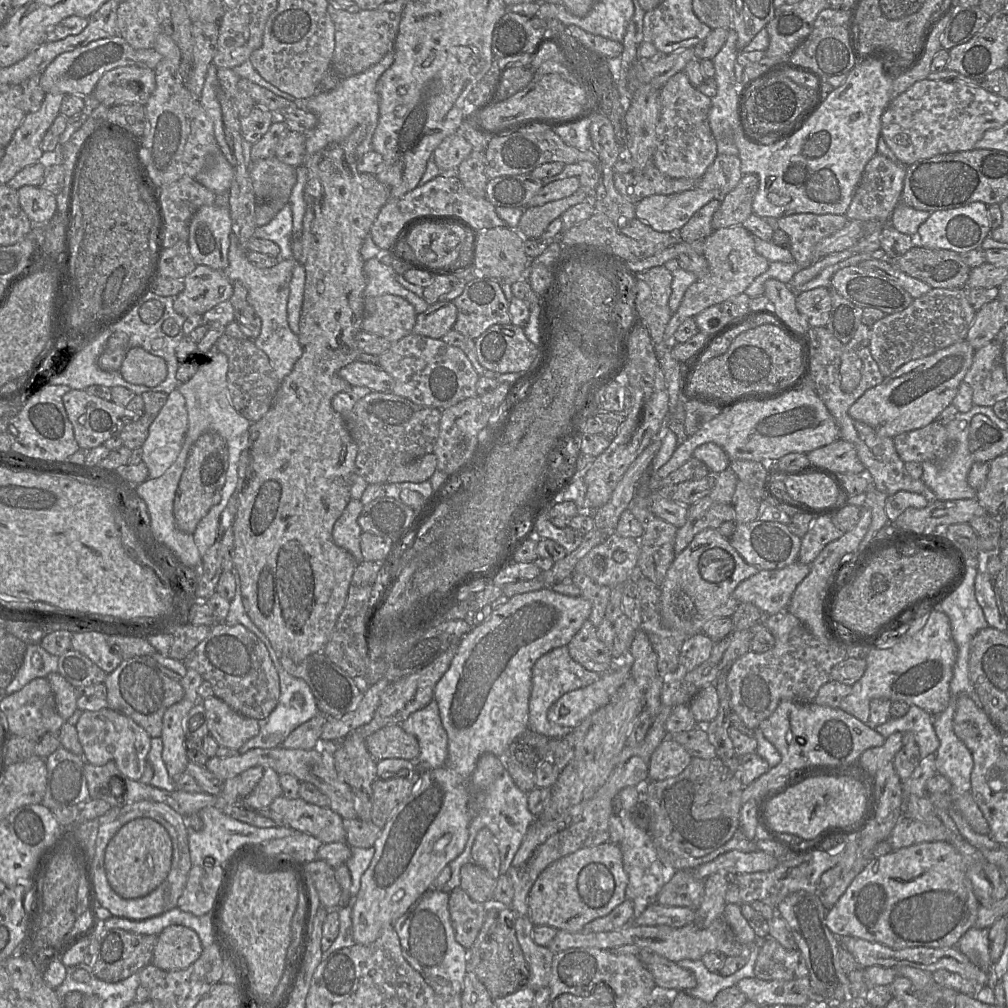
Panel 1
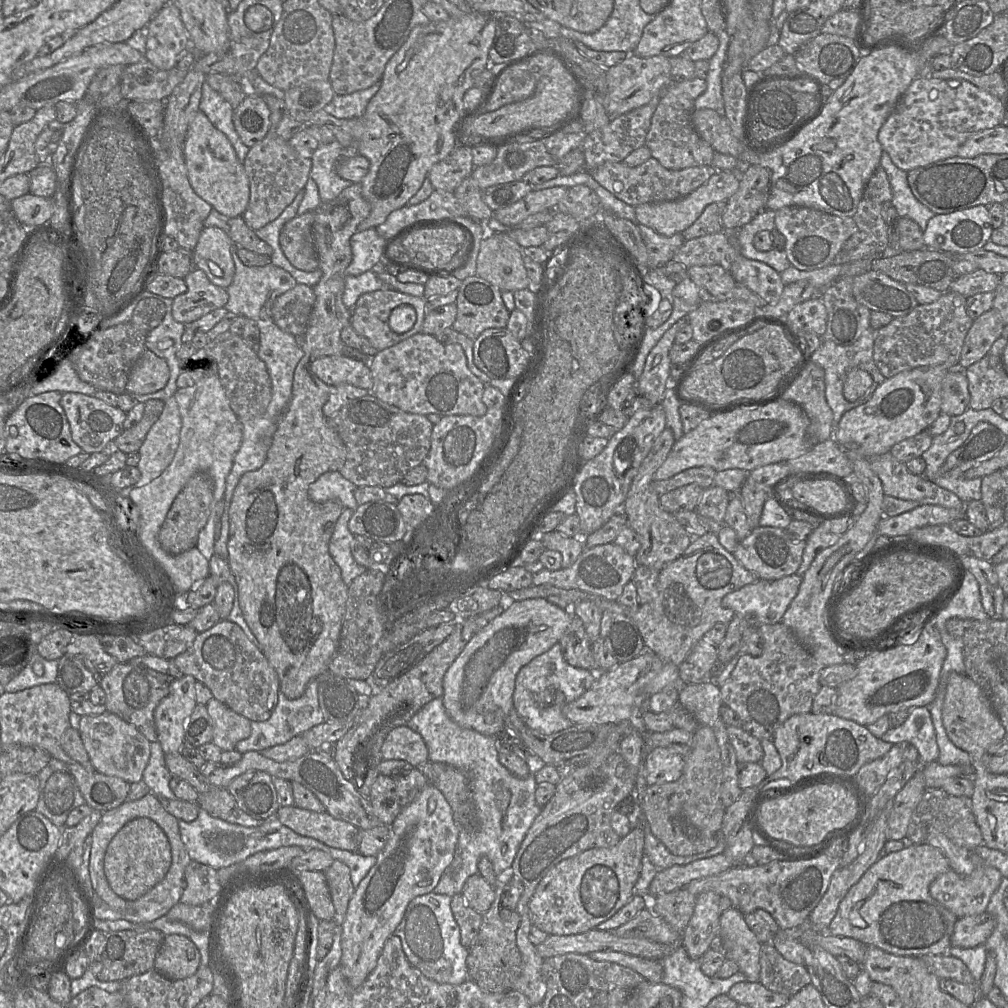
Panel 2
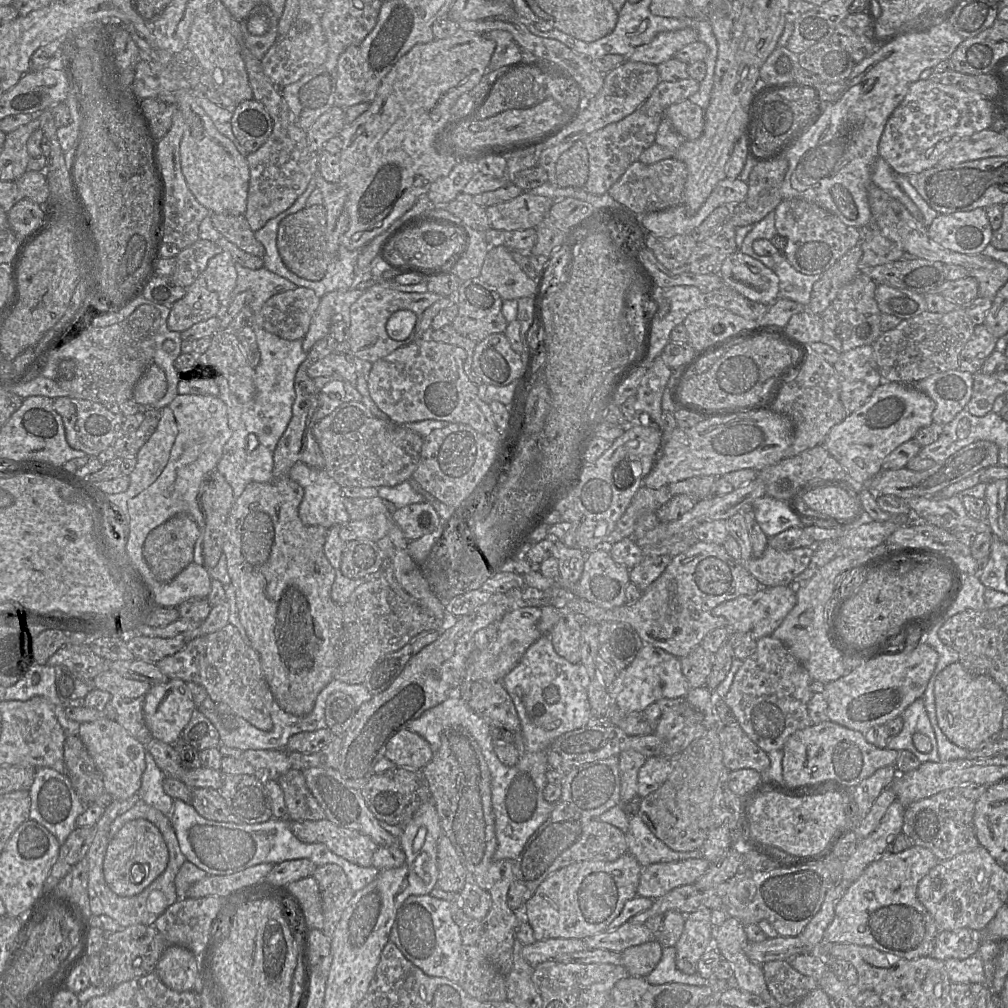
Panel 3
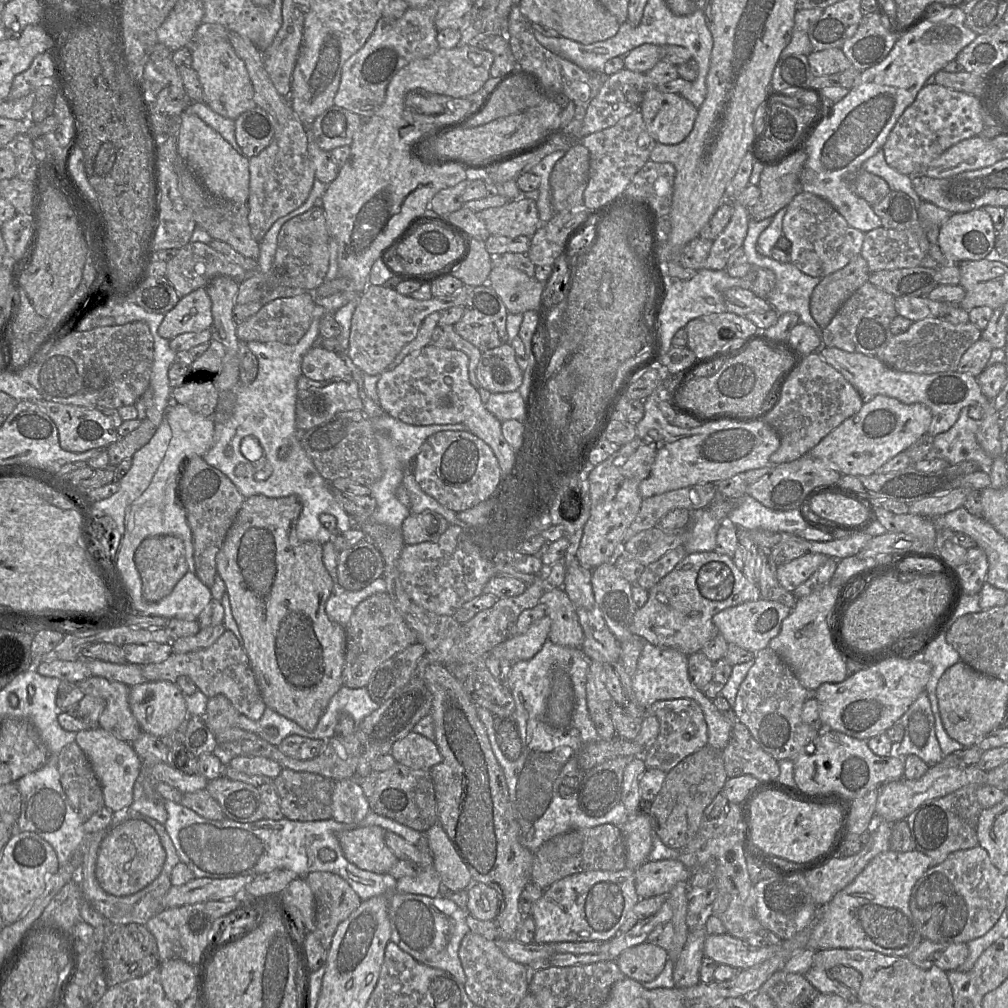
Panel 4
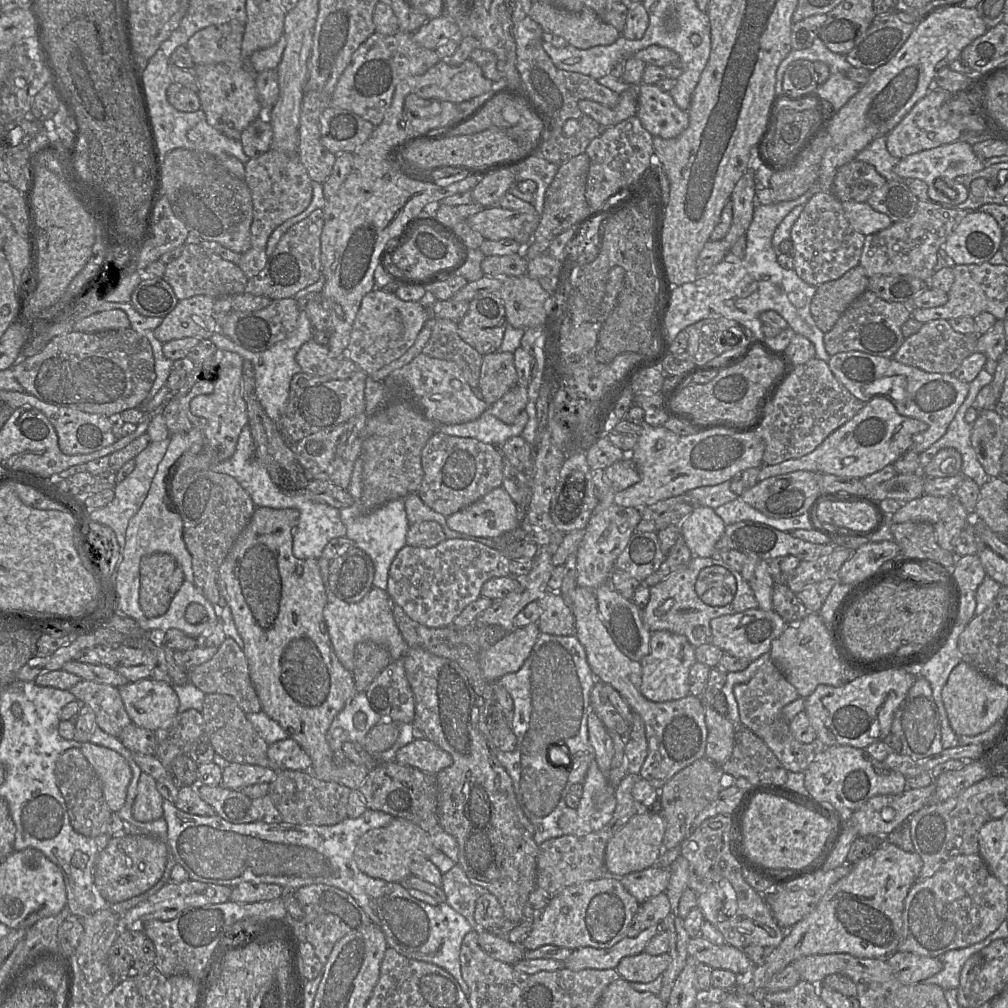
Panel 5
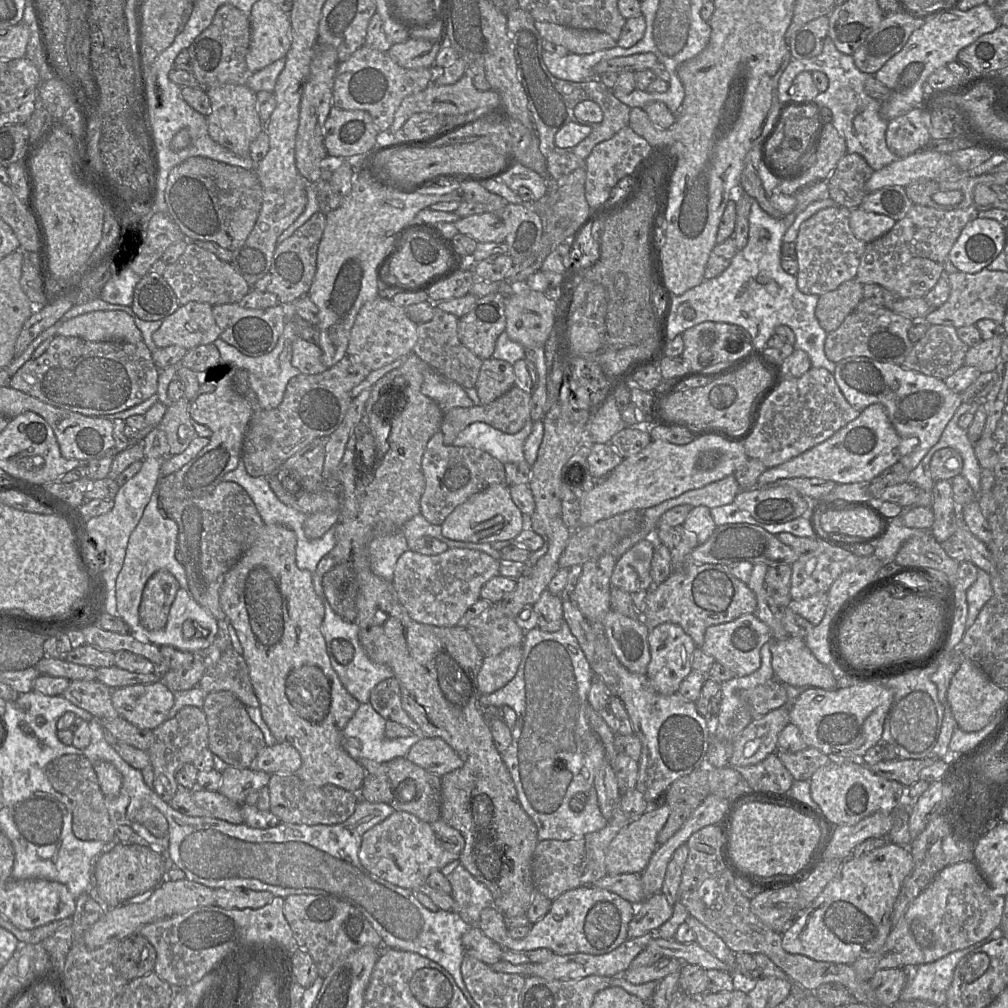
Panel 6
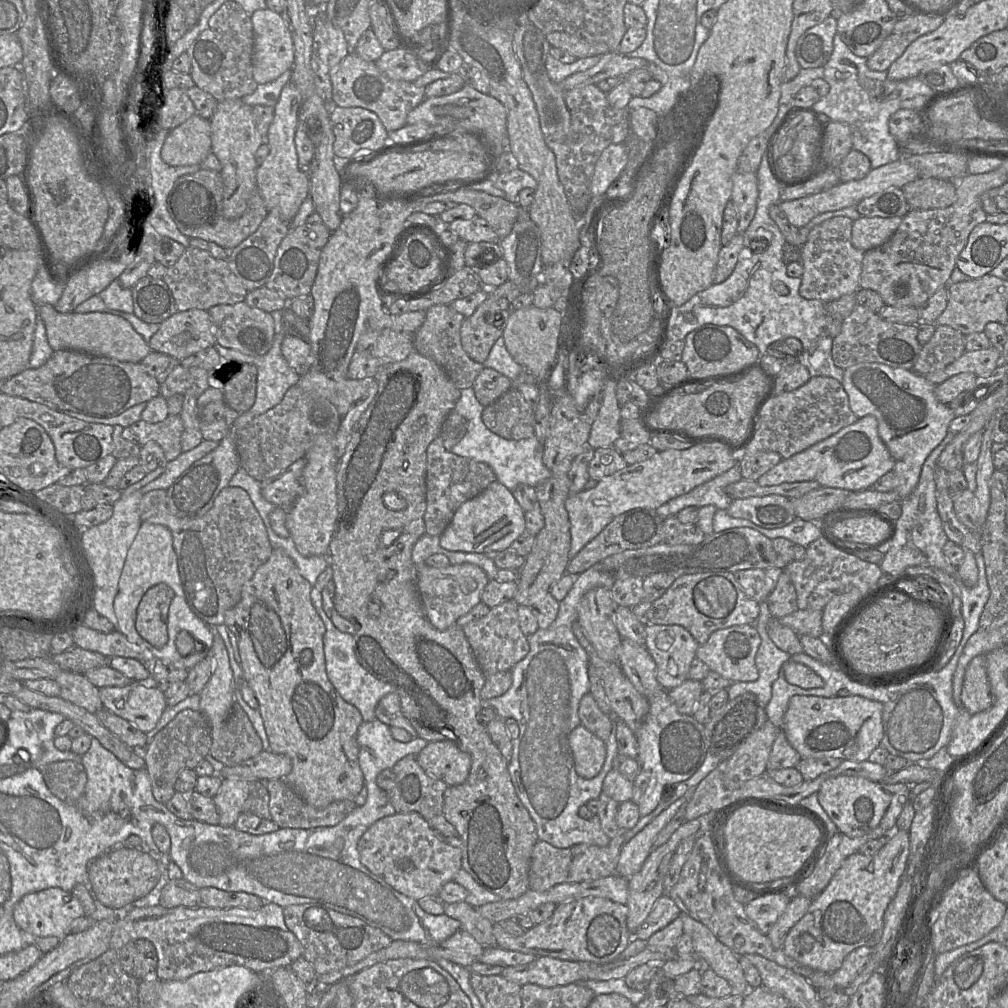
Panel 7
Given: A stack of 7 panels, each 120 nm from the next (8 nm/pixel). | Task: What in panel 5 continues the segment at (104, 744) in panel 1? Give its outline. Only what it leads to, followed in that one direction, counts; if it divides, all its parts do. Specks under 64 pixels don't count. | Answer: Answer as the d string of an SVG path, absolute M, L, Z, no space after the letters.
M90 741L81 745L81 752L94 769L109 809L117 813L125 804L132 771L118 752Z

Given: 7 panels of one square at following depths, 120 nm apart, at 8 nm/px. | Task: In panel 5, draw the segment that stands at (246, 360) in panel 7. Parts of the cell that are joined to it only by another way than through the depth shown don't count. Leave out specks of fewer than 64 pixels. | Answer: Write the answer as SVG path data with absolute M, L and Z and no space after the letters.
M305 299L298 300L299 317L296 329L284 340L279 341L271 348L262 352L252 352L234 343L220 331L216 331L210 337L211 342L222 351L238 353L243 360L250 361L255 369L256 395L268 417L278 426L278 422L284 414L288 399L290 383L294 375L302 372L296 361L296 354L301 346L311 339L313 326L305 313Z

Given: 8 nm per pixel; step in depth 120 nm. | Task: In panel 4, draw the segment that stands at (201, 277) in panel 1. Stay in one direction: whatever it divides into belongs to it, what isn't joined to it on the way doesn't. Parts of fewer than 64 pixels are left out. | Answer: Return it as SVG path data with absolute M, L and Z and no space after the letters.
M201 287L181 297L178 303L164 314L158 334L171 340L183 333L210 329L212 324L212 302L206 287Z

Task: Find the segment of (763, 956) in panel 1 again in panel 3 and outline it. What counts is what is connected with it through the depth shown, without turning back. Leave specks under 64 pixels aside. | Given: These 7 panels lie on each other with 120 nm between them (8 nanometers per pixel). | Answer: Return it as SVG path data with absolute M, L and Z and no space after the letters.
M775 960L762 964L768 991L777 1006L788 1006L800 1001L818 988L818 982L795 970L788 961Z

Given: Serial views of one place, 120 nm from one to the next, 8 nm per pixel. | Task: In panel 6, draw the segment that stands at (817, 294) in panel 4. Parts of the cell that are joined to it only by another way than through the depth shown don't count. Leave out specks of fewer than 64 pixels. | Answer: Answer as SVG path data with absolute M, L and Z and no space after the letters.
M856 278L820 295L815 309L820 326L827 333L836 330L861 300L863 285Z

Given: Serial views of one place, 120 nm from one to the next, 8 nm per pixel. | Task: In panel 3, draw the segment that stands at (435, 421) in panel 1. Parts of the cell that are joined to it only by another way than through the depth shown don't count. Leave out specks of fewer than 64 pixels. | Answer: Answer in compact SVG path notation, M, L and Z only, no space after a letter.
M361 401L341 404L326 417L313 424L312 433L325 461L324 470L341 487L394 487L410 480L420 463L423 437L404 425L374 416Z

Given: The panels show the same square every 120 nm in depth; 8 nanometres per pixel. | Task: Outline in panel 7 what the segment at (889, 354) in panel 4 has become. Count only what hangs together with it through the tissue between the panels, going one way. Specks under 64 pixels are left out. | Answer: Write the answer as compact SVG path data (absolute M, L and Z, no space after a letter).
M936 326L931 339L921 347L912 371L925 376L942 370L965 352L965 335L950 326Z

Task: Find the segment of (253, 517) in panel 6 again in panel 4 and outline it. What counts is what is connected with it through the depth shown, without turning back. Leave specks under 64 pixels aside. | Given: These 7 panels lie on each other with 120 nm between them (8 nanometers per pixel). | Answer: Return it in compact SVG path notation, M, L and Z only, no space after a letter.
M193 456L185 460L179 482L179 498L186 511L193 536L195 573L204 585L211 588L218 574L216 556L246 498L224 473L209 465L201 456Z

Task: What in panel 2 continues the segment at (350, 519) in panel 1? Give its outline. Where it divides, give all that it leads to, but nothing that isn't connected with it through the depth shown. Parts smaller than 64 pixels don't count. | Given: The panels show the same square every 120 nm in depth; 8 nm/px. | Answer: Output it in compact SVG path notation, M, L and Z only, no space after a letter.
M344 508L339 516L329 541L329 553L341 570L344 583L349 586L352 581L367 569L357 564L353 558L351 547L355 535L348 528L348 522L355 510Z

